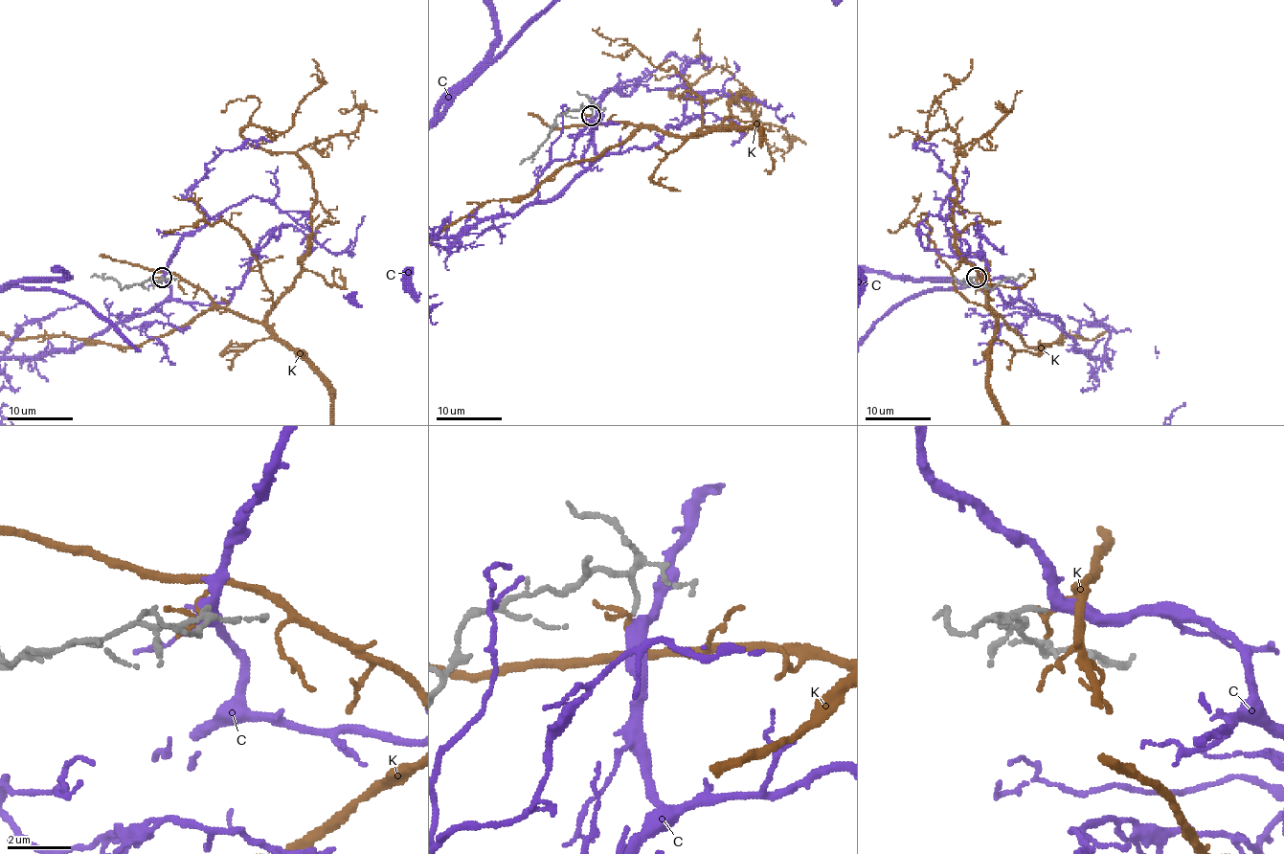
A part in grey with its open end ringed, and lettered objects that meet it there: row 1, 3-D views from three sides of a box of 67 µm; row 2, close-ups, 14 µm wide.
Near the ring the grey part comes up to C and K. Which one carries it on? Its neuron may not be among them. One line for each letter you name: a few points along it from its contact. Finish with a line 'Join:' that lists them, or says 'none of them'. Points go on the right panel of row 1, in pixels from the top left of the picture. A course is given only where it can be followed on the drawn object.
Join: C

